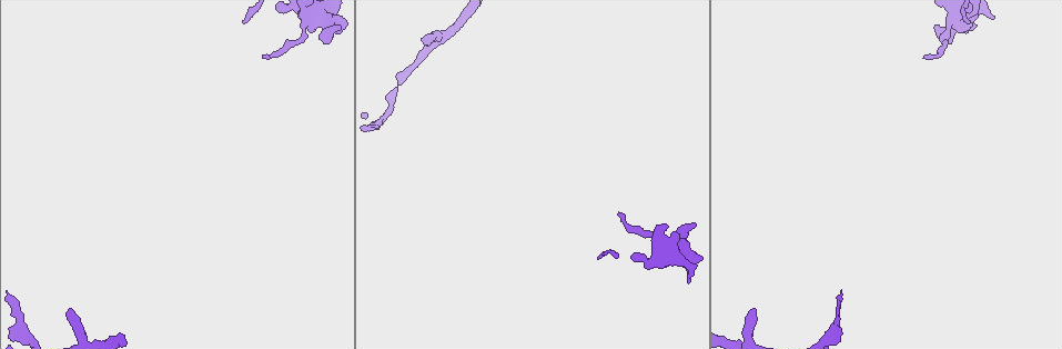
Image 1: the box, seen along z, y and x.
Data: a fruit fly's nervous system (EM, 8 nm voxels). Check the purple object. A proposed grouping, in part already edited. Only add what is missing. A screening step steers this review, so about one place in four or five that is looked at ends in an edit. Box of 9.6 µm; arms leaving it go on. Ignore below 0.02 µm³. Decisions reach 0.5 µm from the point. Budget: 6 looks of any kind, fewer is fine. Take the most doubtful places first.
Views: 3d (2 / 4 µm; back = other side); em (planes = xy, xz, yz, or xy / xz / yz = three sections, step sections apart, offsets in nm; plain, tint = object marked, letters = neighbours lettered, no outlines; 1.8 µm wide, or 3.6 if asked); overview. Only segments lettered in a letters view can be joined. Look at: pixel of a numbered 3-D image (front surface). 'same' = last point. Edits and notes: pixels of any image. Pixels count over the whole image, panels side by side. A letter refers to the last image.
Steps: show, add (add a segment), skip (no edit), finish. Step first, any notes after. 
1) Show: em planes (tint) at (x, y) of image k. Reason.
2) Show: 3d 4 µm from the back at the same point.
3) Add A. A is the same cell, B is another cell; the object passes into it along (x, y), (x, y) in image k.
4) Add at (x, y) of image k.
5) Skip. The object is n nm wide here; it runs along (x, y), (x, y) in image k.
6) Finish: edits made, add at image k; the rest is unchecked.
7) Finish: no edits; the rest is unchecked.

Show: 3d 4 µm at (423, 43) of image 1. Branch stops here.

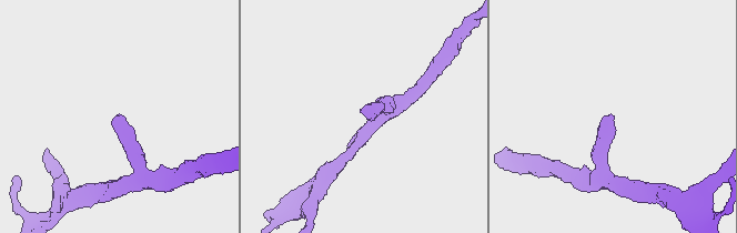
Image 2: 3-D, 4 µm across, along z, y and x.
Show: em yz step 8 (tint) at (114, 116) of image 2. Shape alone is not enough.

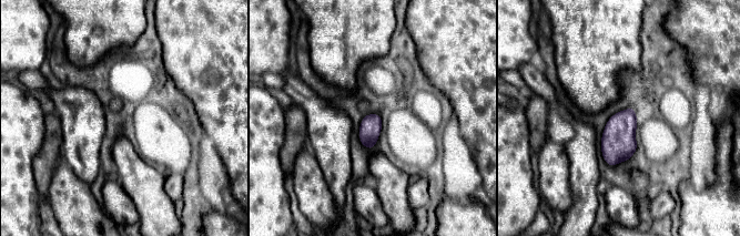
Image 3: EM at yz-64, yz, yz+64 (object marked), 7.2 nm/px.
Show: em planes (letters) at the same point.

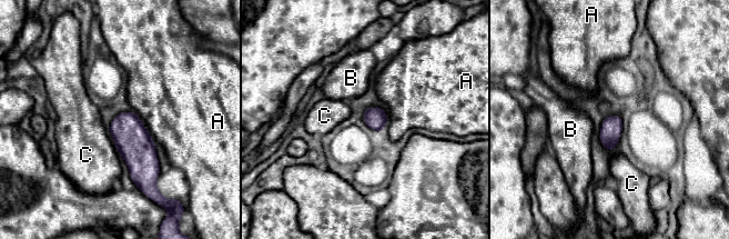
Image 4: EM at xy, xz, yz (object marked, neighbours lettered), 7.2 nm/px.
Skip. A, B and C are other cells; a border runs along (114, 146), (120, 155) in image 4; no lettered segment goes on from it.

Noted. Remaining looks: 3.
Show: em planes (plain) at (689, 281) of image 1. Branch stops here.

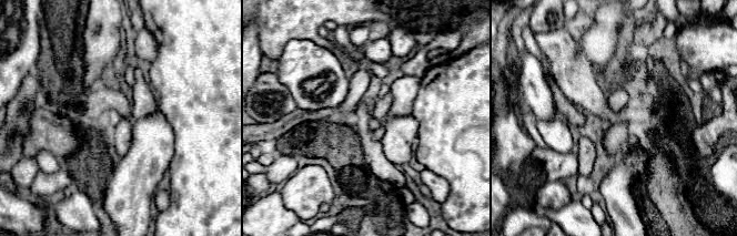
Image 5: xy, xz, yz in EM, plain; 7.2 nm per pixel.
Show: em planes (tint) at the same point.

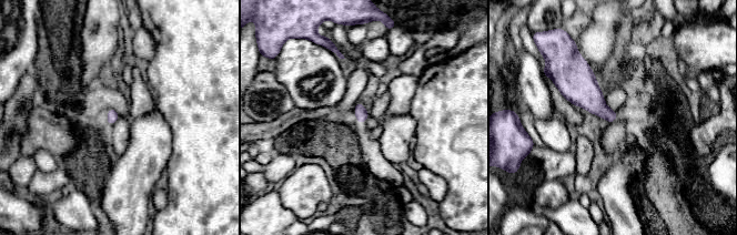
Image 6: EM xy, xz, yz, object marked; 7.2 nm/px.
Show: em planes (letters) at the same point. See the neighbours.

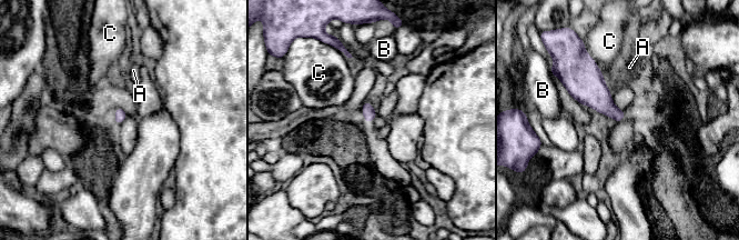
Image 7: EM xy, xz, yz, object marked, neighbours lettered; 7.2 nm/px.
Skip. A, B and C are other cells; a border runs along (584, 49), (601, 72) in image 7; none of them fits.

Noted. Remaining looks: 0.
Finish: no edits; the rest is unchecked.

